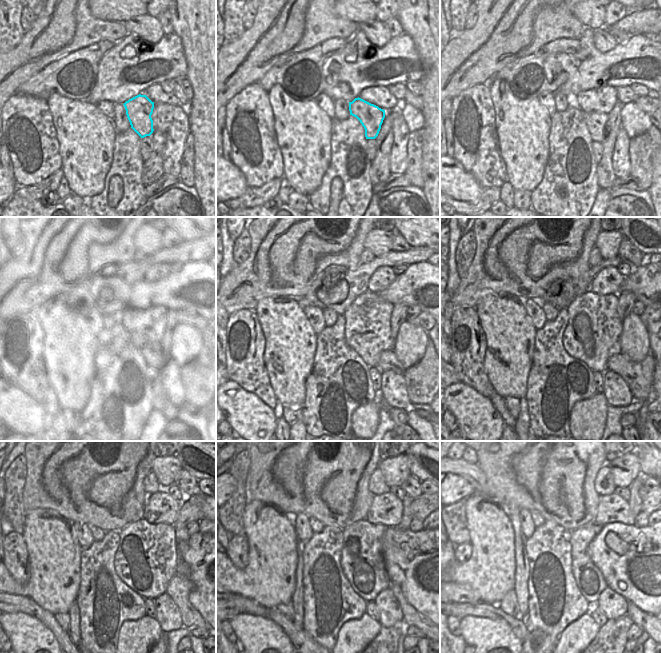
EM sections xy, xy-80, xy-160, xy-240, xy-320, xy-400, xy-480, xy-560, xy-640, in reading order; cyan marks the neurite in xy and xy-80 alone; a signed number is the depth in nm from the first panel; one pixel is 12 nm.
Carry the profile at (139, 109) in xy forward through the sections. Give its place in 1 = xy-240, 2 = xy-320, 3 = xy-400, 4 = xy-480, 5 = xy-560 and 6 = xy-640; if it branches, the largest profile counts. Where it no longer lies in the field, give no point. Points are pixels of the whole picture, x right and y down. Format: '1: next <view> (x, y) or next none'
1: next xy-240 (155, 357)
2: next xy-320 (388, 360)
3: next xy-400 (619, 363)
4: next xy-480 (174, 590)
5: next xy-560 (410, 616)
6: next xy-640 (642, 619)

